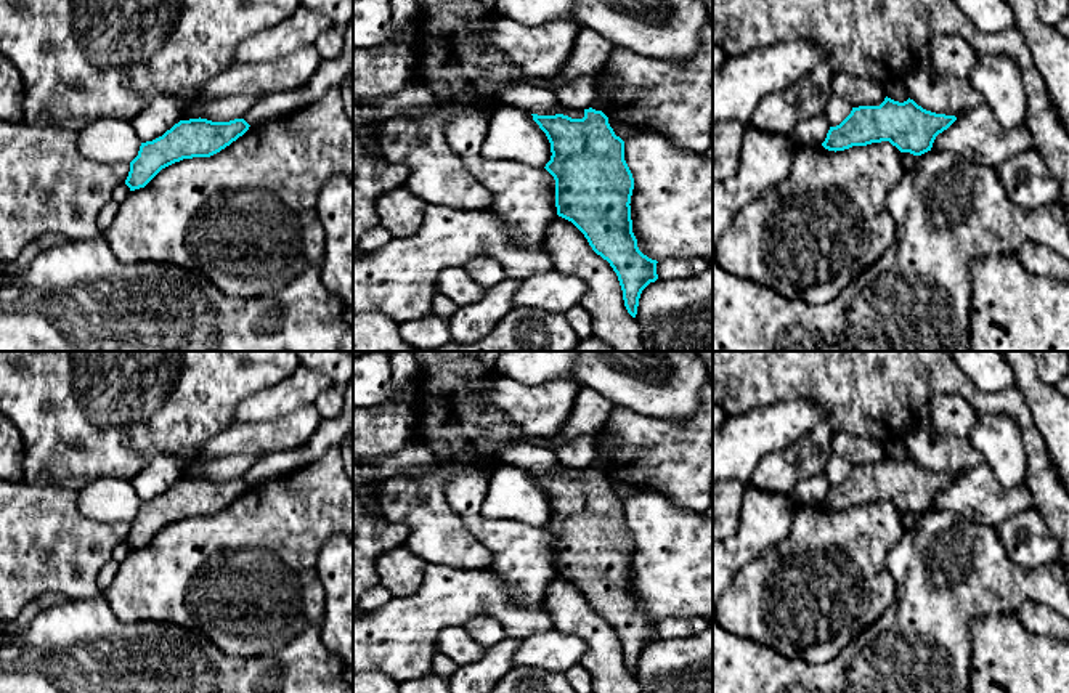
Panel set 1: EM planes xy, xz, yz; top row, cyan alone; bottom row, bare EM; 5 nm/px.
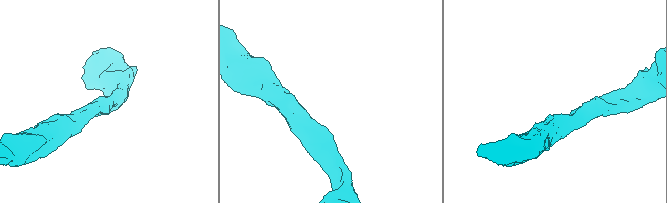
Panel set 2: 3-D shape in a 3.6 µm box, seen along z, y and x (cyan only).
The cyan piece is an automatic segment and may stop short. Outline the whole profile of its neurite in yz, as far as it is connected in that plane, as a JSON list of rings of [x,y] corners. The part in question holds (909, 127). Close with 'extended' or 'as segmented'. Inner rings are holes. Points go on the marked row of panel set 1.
[[[886,96],[880,106],[852,107],[839,125],[830,127],[822,146],[836,152],[889,141],[900,152],[921,156],[955,120],[955,116],[926,111],[910,98],[899,103]]]; as segmented

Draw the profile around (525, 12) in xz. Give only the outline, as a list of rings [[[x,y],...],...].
[[[496,0],[496,18],[491,42],[509,61],[517,64],[526,77],[554,77],[571,53],[581,29],[573,16],[576,0]]]

